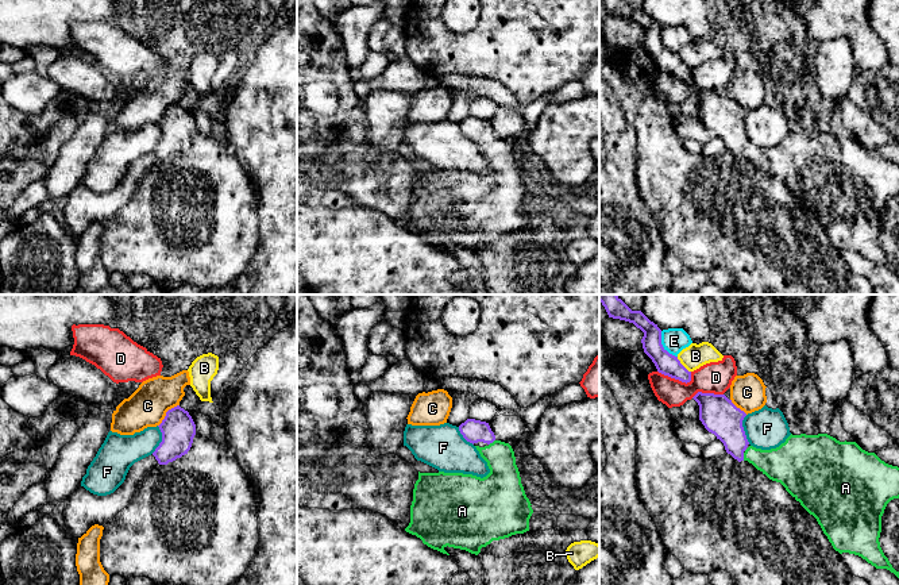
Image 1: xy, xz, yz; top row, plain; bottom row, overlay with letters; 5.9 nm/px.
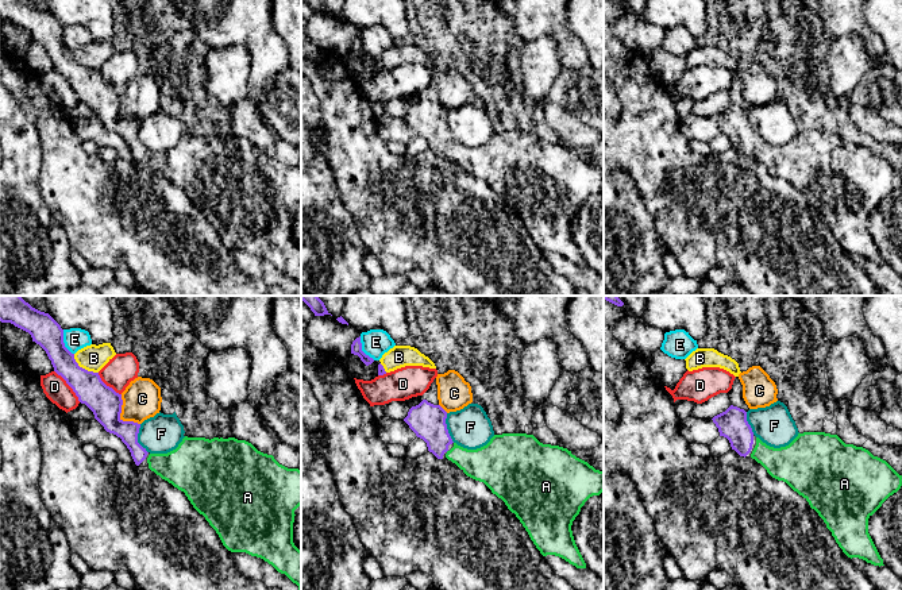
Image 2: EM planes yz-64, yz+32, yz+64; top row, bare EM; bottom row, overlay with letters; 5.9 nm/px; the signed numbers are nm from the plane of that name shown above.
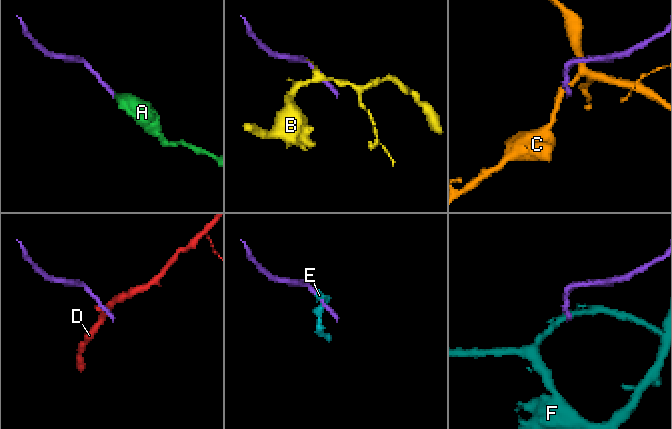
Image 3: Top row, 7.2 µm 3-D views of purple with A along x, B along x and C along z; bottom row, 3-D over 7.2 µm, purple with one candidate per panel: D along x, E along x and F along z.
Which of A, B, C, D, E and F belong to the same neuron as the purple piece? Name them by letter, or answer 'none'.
A

